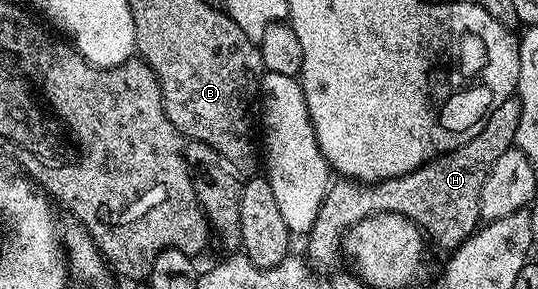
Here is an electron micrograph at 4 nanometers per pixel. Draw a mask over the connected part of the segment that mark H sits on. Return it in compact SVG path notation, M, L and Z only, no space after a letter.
M508 100L487 115L483 125L468 142L449 154L439 155L432 162L427 162L405 176L374 184L350 180L332 181L317 212L317 220L305 238L306 261L315 268L333 265L341 258L341 247L347 230L379 214L403 215L417 224L419 230L428 239L431 237L444 252L455 250L477 229L480 221L481 184L485 184L485 176L489 168L493 168L497 156L512 149L518 119L518 101Z

